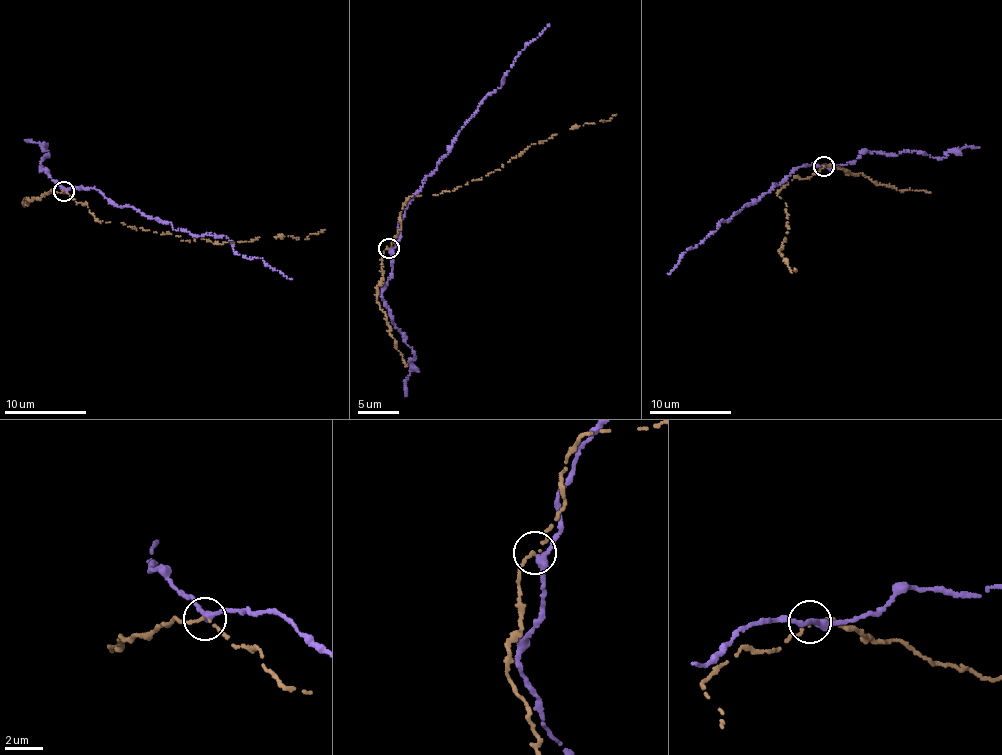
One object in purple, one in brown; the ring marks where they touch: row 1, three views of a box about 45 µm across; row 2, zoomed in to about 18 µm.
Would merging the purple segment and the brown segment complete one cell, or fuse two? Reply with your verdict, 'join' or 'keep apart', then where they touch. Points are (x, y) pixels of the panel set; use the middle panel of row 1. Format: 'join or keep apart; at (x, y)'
keep apart; at (388, 248)

